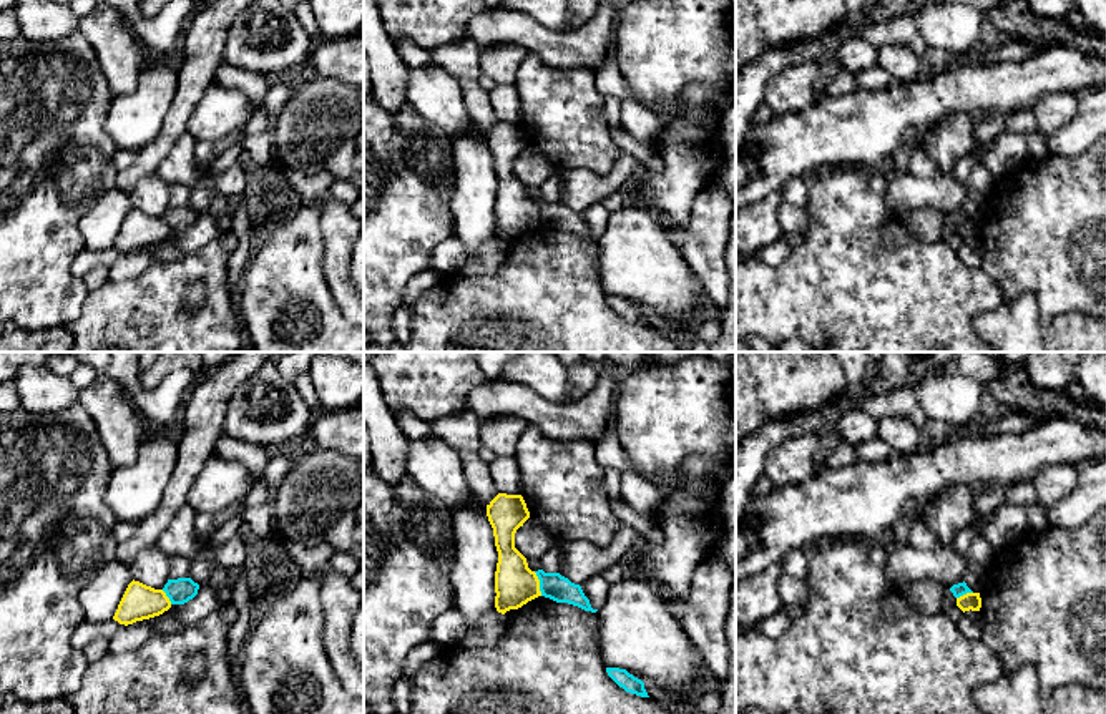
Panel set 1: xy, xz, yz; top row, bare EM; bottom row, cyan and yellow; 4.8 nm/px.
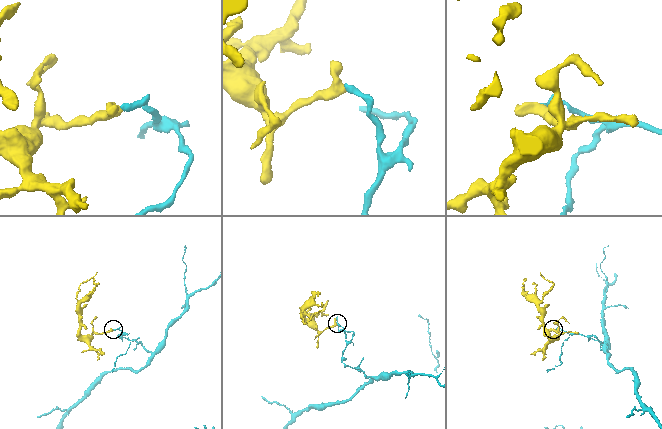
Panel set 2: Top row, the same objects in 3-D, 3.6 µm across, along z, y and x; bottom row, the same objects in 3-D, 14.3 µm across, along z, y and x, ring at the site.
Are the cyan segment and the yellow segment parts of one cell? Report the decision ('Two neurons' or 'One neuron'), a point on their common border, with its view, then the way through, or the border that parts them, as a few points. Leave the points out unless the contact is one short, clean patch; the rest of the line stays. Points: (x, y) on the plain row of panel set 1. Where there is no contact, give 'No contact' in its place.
Two neurons. Touches cyan at xz (540, 211). Boundary: xz (533, 200), (542, 223)

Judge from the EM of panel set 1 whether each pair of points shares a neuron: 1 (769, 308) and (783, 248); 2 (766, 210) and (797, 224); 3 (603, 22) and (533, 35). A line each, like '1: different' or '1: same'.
1: different
2: different
3: same

